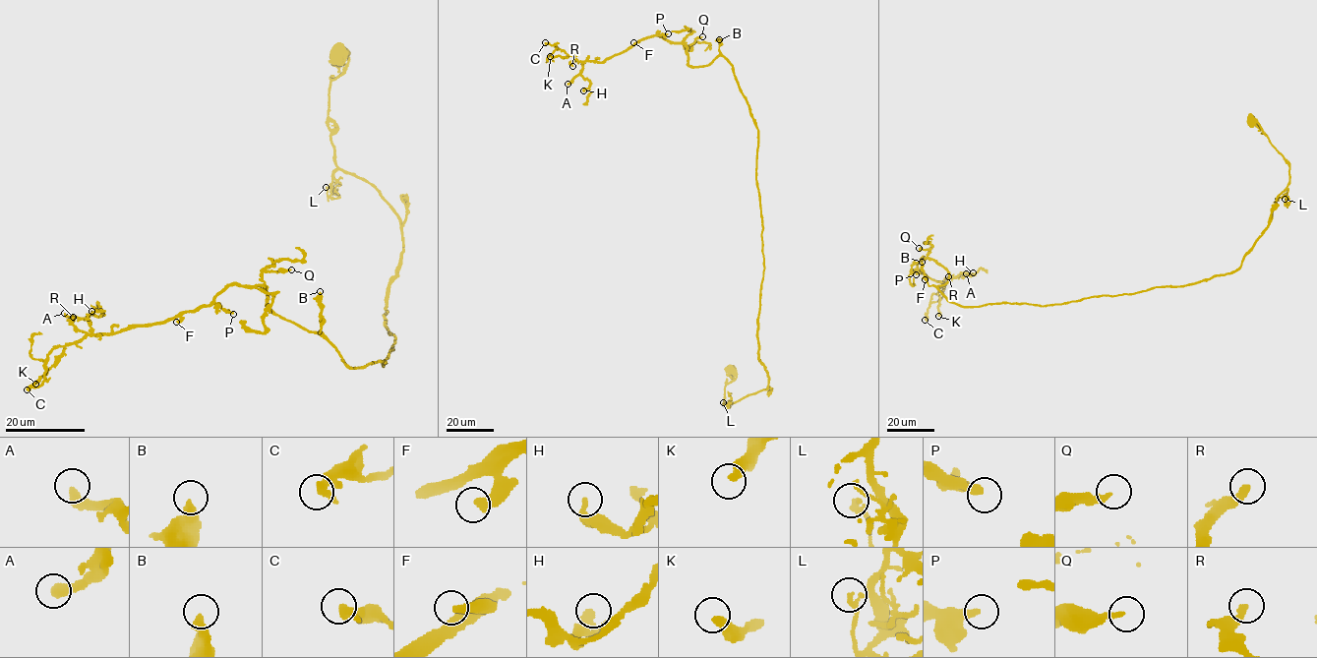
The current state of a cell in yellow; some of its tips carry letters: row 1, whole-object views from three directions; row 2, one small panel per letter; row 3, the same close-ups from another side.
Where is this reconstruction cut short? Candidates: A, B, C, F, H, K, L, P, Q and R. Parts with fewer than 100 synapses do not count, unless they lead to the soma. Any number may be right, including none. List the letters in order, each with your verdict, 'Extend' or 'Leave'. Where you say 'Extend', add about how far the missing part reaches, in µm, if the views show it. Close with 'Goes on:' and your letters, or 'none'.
A: Leave
B: Leave
C: Leave
F: Leave
H: Leave
K: Leave
L: Leave
P: Leave
Q: Leave
R: Extend. Missing length about 30 µm
Goes on: R

